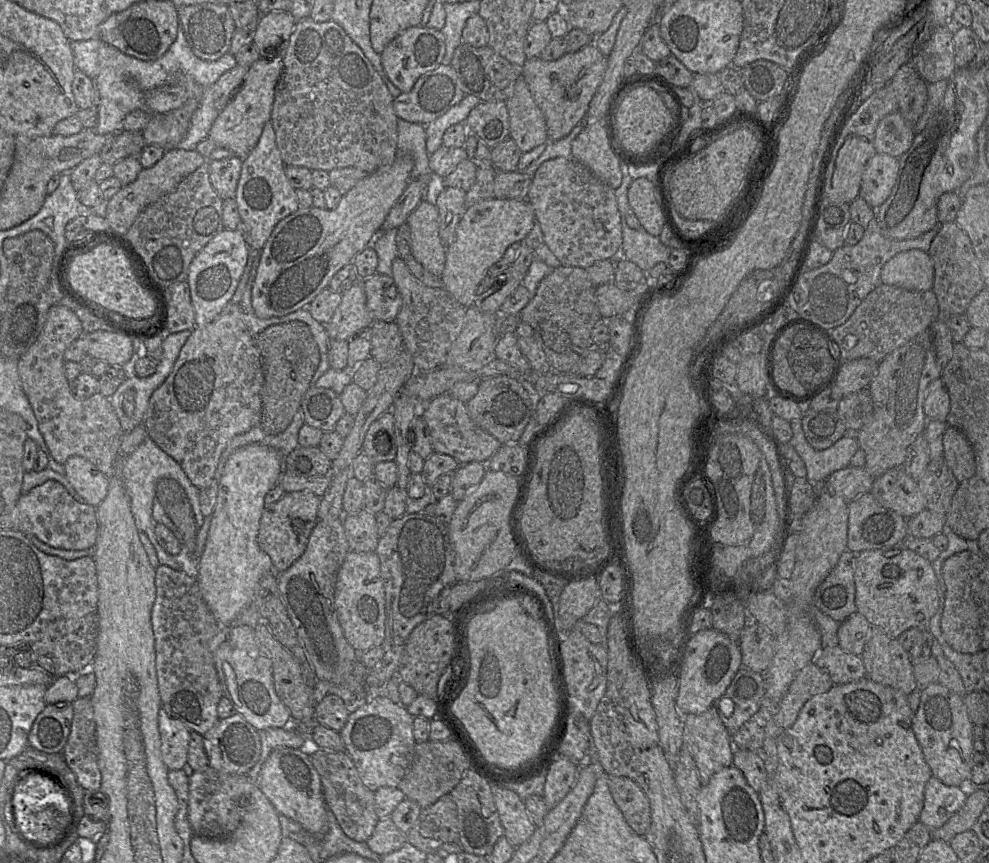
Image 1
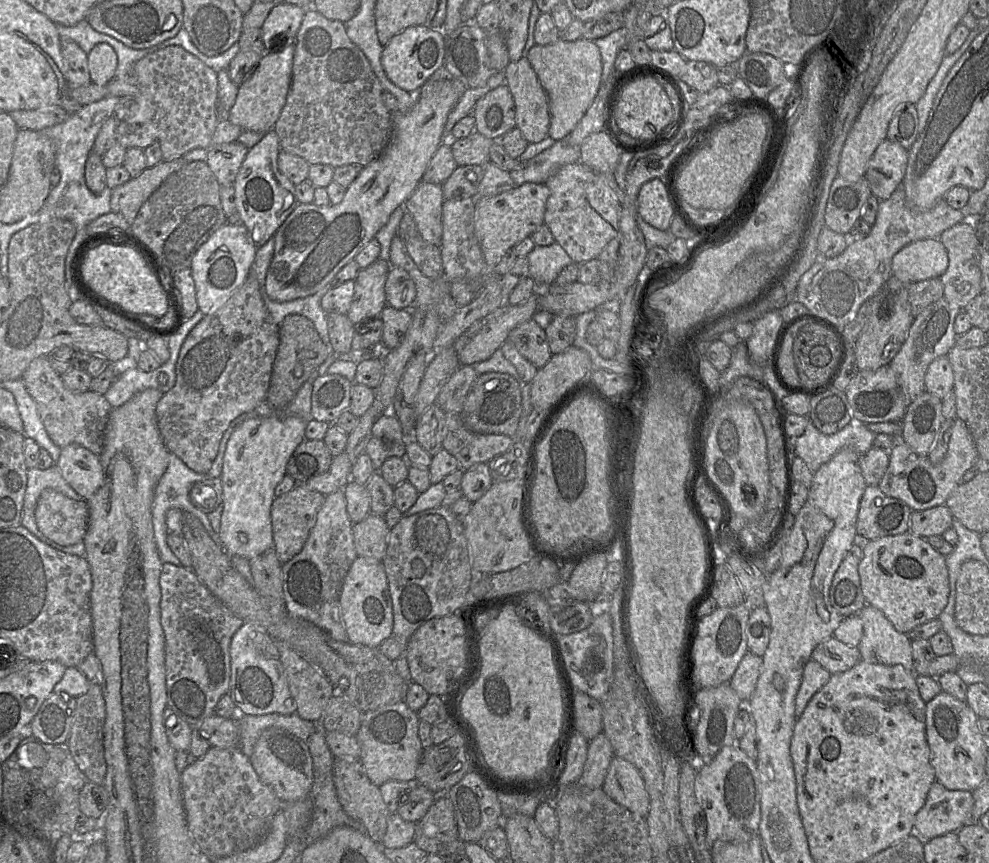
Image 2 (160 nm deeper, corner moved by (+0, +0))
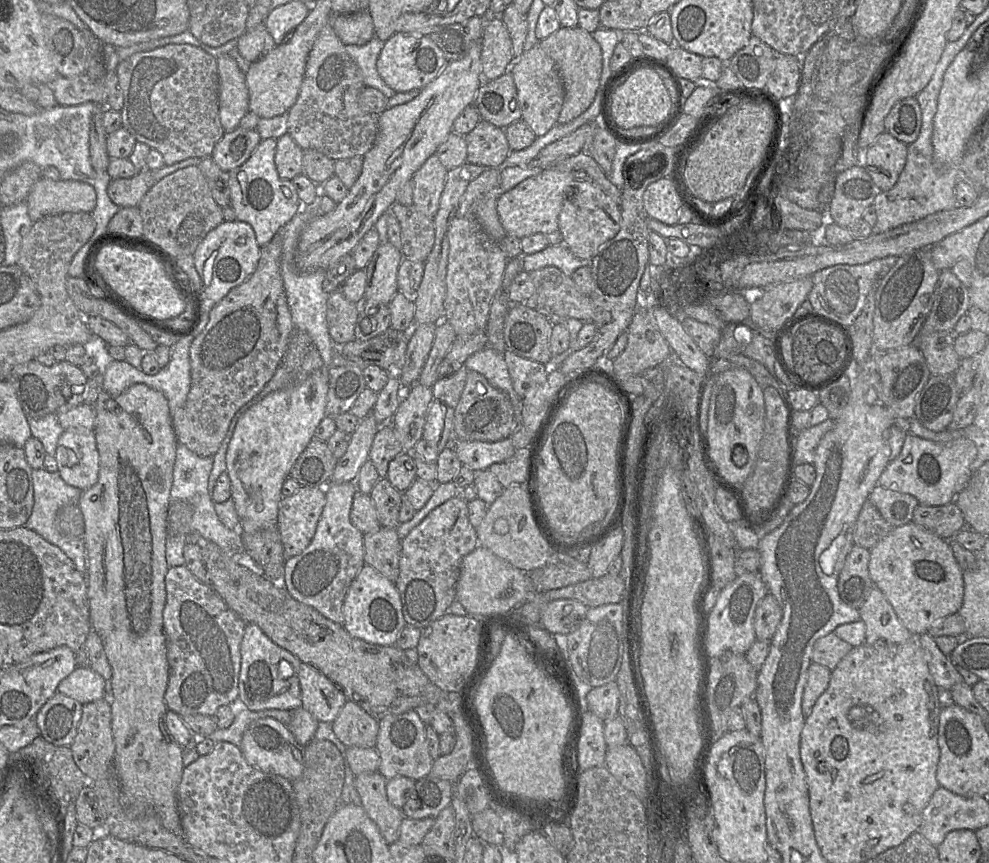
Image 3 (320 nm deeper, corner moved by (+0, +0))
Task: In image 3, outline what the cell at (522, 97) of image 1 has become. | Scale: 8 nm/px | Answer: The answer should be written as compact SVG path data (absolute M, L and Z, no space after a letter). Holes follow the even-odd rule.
M537 45L524 51L510 68L517 90L522 120L534 134L545 135L556 123L564 101L564 86L554 61Z

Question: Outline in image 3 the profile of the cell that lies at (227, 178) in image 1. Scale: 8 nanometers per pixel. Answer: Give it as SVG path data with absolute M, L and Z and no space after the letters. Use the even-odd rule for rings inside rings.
M238 127L224 133L215 144L211 157L223 171L230 172L248 160L261 140L256 129Z

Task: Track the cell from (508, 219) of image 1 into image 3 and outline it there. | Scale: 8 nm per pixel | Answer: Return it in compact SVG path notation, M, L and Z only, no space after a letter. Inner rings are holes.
M545 169L529 177L497 199L497 213L506 236L522 239L537 233L544 235L558 230L558 217L562 204L577 187L577 180L569 172Z

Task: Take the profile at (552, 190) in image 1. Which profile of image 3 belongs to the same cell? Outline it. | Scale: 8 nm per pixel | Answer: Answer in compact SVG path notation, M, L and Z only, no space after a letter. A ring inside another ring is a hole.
M577 181L575 191L567 196L558 217L558 230L564 245L578 258L591 260L598 249L614 238L621 228L621 212L602 190L589 181Z

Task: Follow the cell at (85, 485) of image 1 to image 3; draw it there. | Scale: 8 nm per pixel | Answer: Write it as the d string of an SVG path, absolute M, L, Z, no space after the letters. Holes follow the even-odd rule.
M69 428L60 435L55 458L65 483L81 490L94 485L99 476L99 452L94 430Z

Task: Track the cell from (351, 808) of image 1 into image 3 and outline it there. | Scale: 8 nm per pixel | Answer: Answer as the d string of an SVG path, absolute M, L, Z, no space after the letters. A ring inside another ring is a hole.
M378 771L355 776L355 788L361 799L361 806L377 825L387 845L399 838L399 829L404 814L387 798L387 780Z

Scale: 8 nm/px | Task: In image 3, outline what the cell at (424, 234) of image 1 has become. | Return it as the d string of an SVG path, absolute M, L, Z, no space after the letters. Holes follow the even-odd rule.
M436 154L431 155L413 175L413 205L430 218L439 208L448 170Z

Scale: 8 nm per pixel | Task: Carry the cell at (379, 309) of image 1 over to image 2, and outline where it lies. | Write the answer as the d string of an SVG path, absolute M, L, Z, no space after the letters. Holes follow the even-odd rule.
M391 267L385 282L387 305L397 309L413 310L416 288L409 274L402 268Z

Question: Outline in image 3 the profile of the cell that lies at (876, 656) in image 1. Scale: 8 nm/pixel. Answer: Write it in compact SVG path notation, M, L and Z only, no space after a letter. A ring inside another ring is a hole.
M876 586L872 587L868 598L858 610L860 619L866 624L865 644L871 645L877 639L903 644L912 638L886 596Z

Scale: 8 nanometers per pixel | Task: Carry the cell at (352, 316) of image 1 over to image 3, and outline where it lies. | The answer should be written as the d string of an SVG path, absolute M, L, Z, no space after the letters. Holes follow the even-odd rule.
M389 242L378 246L364 268L366 286L361 307L389 304L398 292L397 272L403 258L401 251Z

